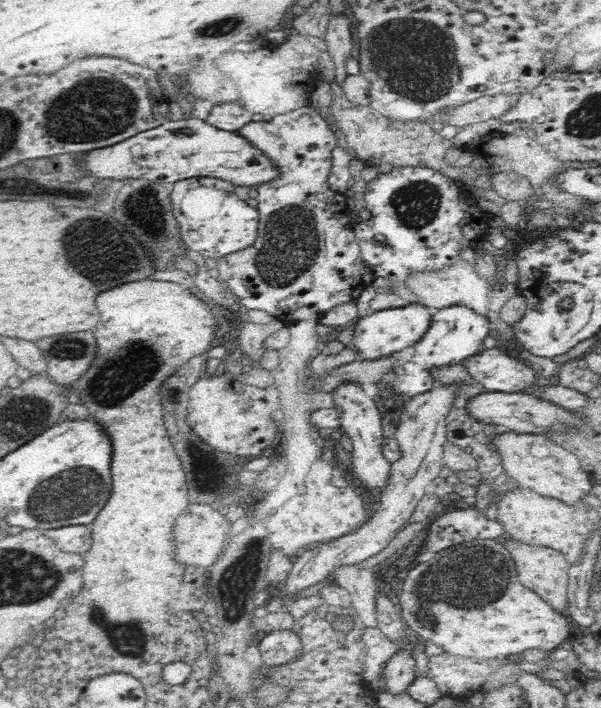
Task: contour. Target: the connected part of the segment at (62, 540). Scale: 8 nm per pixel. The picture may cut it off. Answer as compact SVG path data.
M72 524L43 531L64 552L84 555L91 547L92 533L89 525Z

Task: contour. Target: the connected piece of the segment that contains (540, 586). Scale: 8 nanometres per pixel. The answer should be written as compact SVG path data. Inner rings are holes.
M504 538L504 545L509 549L513 556L517 573L518 582L524 584L526 588L534 590L540 594L542 600L548 600L550 606L557 613L565 614L568 607L568 586L569 586L569 562L565 556L558 550L543 547L542 545L527 545L520 541L514 541L510 538Z

